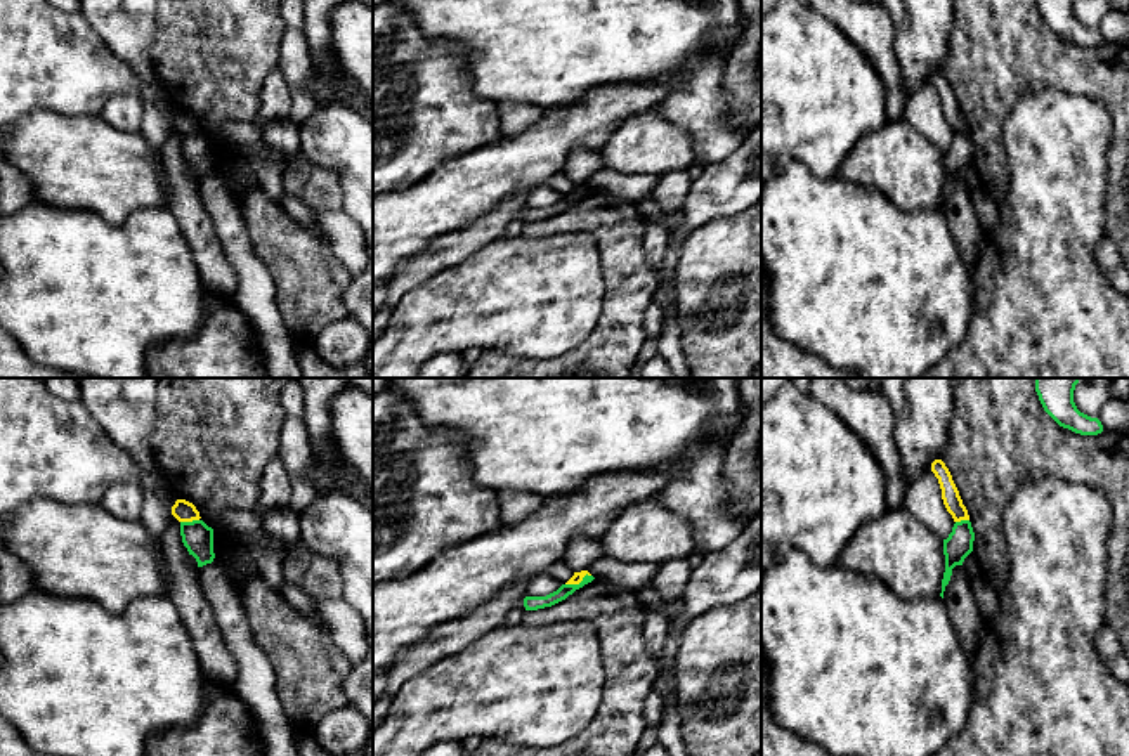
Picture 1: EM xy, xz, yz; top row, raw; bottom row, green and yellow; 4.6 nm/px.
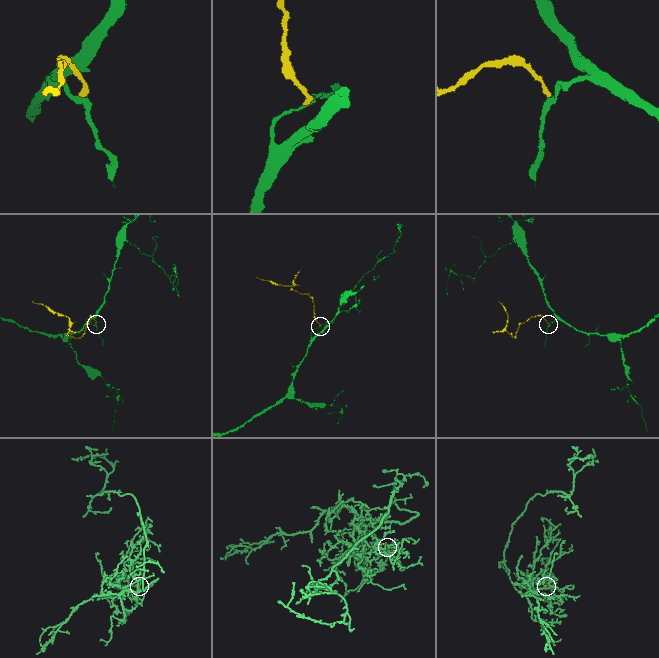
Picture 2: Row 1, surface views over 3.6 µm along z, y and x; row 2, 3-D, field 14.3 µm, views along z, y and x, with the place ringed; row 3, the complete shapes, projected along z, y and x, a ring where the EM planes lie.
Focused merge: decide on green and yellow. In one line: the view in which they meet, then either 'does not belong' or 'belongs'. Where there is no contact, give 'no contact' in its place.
xz | does not belong

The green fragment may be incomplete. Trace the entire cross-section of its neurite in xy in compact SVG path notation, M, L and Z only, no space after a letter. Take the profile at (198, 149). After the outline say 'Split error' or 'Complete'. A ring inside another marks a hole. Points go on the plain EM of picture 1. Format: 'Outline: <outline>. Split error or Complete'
Outline: M203 132L180 134L182 154L198 173L198 179L212 175L213 165L213 140Z. Complete

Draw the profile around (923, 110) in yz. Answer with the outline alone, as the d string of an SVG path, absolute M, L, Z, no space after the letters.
M923 83L907 99L904 118L938 149L947 151L954 139L954 130L947 123L942 101L935 85Z

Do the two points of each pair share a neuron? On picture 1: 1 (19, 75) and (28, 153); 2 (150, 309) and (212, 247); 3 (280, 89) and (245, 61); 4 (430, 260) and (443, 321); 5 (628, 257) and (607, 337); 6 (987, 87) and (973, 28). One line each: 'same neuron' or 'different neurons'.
1: different neurons
2: different neurons
3: different neurons
4: different neurons
5: same neuron
6: same neuron

